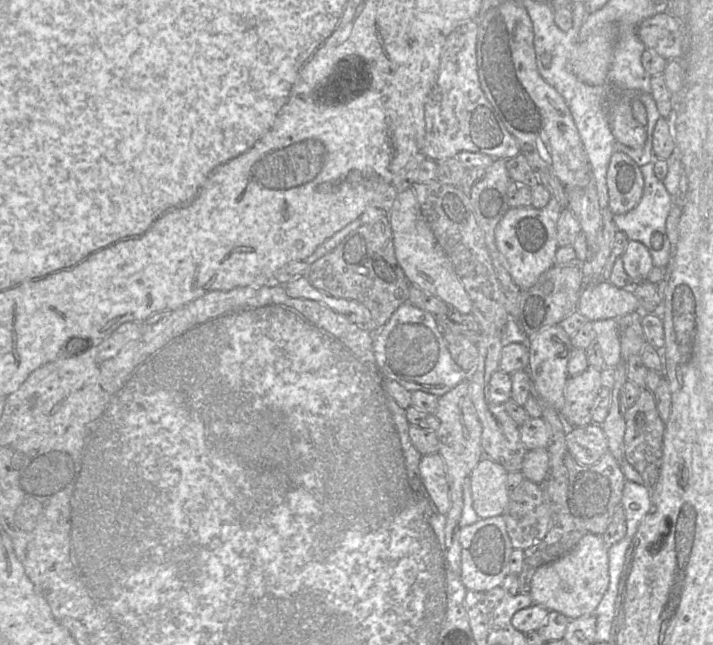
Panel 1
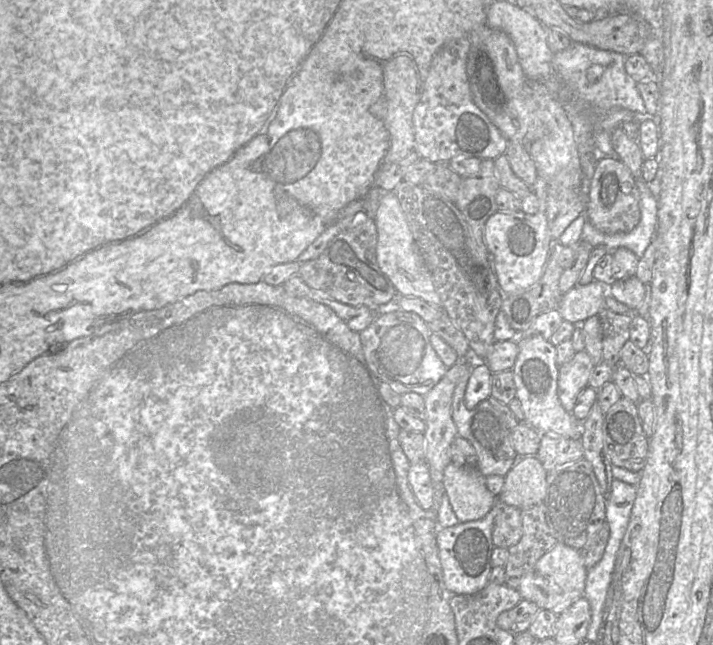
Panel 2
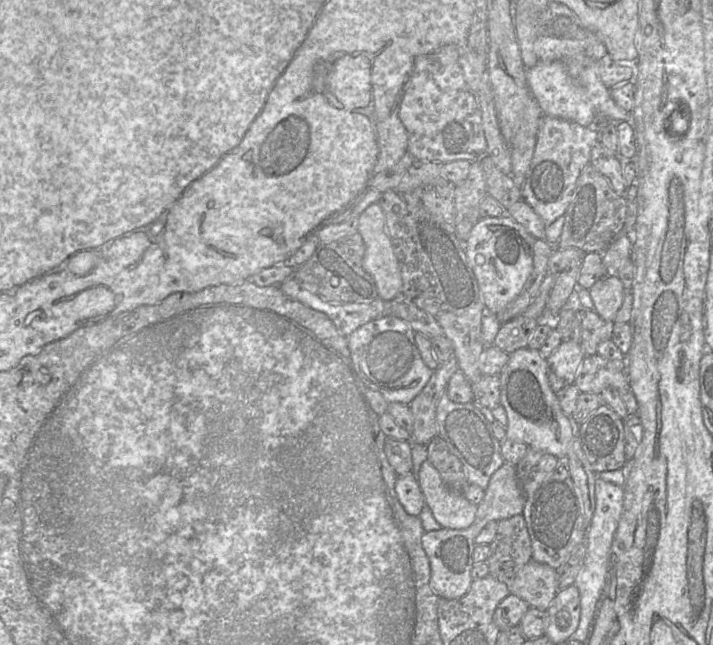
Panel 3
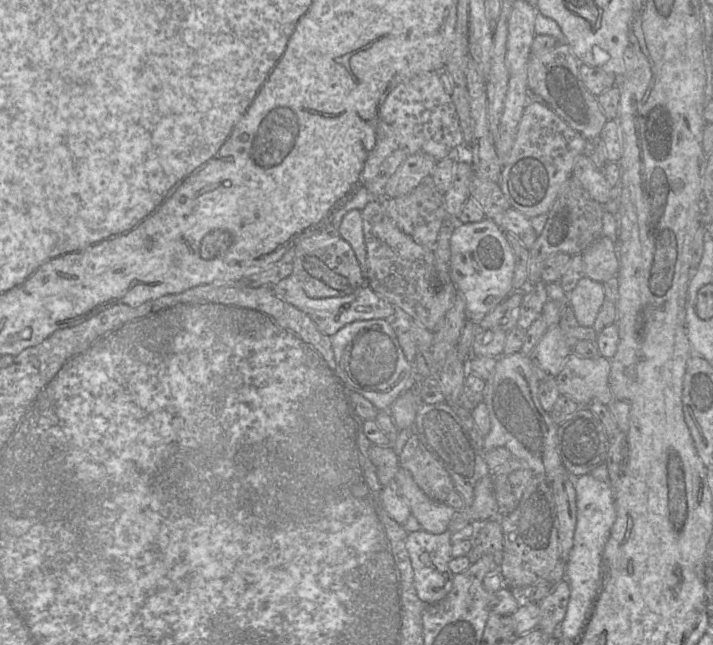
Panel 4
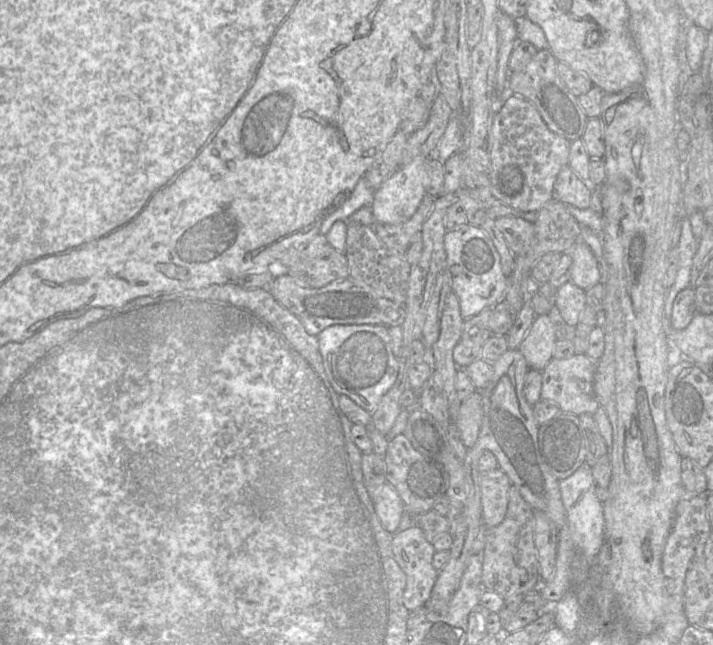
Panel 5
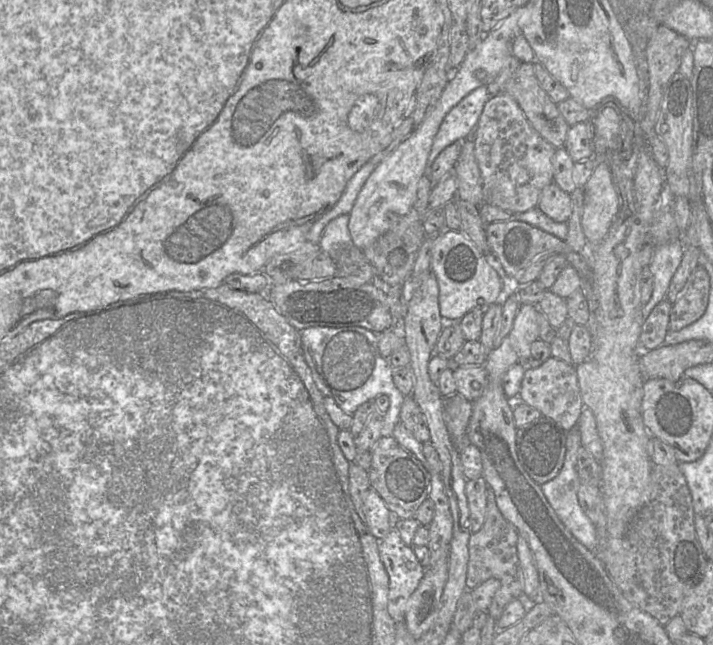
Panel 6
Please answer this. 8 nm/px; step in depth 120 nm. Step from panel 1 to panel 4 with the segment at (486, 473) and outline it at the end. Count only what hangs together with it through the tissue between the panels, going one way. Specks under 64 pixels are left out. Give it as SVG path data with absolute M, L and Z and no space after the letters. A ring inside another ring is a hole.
M400 468L395 481L399 493L407 502L411 515L420 523L422 530L434 534L441 534L448 530L448 526L456 514L456 510L445 502L439 502L428 497L414 481L412 475Z

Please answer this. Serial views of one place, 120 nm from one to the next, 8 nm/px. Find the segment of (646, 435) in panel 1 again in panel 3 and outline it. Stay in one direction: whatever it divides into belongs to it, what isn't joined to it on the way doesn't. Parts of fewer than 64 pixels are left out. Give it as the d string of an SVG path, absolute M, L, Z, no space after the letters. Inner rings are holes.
M606 405L589 413L584 419L574 421L573 454L584 469L595 473L621 470L627 463L625 456L624 418Z

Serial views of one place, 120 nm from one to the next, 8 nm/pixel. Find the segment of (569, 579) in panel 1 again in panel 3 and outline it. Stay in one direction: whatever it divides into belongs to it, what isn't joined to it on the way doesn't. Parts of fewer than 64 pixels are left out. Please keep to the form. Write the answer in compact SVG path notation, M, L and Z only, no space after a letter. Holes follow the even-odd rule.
M535 561L524 565L506 586L530 607L542 611L548 609L560 590L556 568Z

